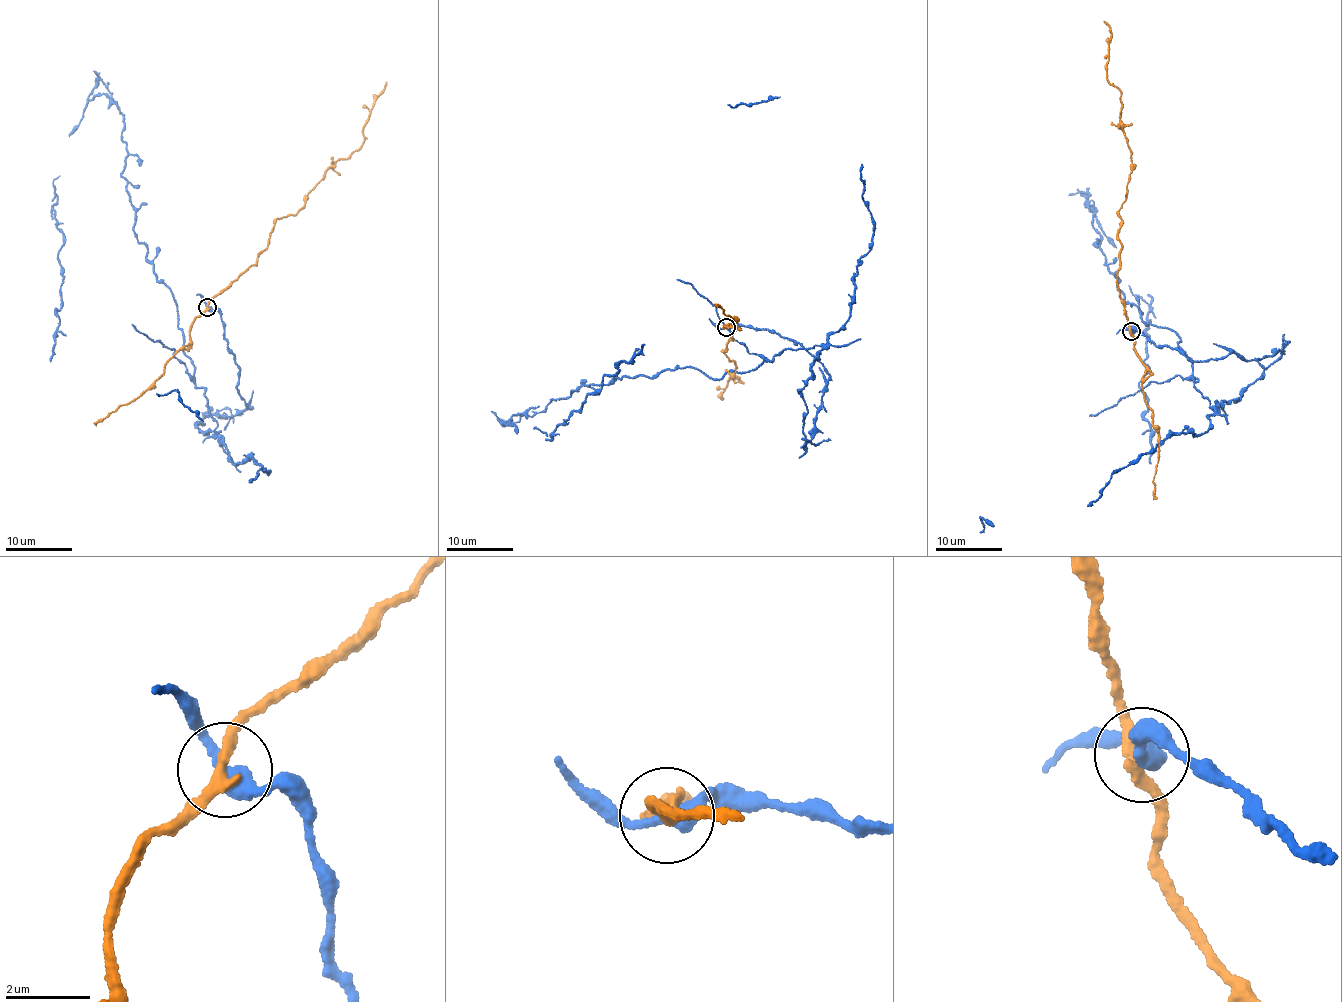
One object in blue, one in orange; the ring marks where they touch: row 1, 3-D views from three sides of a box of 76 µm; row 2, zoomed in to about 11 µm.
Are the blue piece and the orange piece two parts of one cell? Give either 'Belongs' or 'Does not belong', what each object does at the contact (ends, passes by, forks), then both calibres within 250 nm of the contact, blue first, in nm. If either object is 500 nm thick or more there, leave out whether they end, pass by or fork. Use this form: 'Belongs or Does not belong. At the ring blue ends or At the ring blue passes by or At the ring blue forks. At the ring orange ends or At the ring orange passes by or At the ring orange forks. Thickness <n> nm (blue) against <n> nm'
Does not belong. At the ring blue passes by. At the ring orange passes by. Thickness 360 nm (blue) against 280 nm

